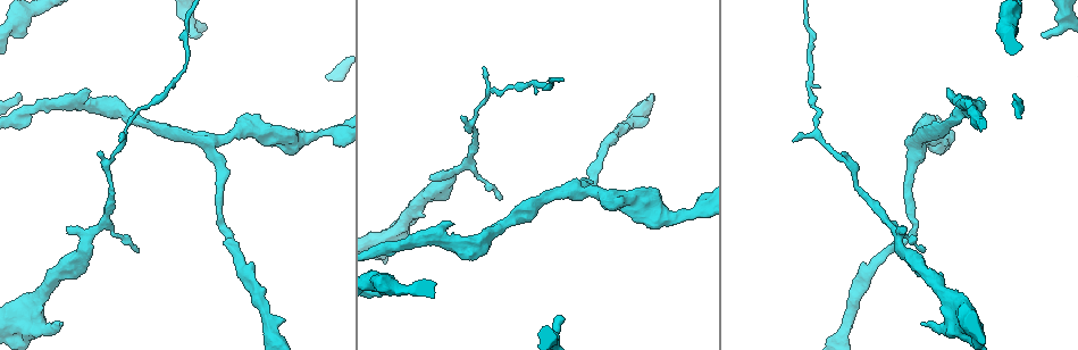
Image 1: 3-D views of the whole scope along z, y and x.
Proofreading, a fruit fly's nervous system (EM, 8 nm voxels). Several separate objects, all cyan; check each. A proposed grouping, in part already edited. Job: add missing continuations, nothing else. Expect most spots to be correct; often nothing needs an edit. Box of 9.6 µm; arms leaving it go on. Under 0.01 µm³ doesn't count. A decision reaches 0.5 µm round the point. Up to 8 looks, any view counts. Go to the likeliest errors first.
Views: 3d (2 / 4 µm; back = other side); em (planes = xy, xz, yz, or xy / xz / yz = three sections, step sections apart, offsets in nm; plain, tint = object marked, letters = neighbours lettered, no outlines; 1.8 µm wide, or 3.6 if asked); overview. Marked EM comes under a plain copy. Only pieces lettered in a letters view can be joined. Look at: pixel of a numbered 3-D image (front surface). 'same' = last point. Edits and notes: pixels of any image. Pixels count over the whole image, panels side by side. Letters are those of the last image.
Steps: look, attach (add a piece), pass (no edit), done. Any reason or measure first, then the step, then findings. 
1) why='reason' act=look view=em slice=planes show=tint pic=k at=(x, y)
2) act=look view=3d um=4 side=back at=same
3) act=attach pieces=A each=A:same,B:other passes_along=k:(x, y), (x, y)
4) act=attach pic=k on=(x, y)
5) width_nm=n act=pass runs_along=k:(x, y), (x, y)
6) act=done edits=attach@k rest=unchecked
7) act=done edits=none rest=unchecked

why='branch stops here' act=look view=3d um=2 pic=1 at=(196, 34)

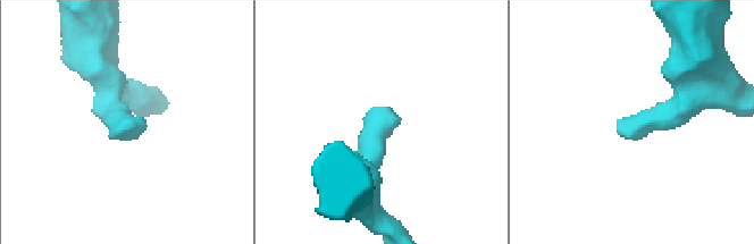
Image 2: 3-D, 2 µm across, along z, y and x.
why='now the EM' act=look view=em um=3.6 slice=planes show=tint pic=2 at=(127, 120)

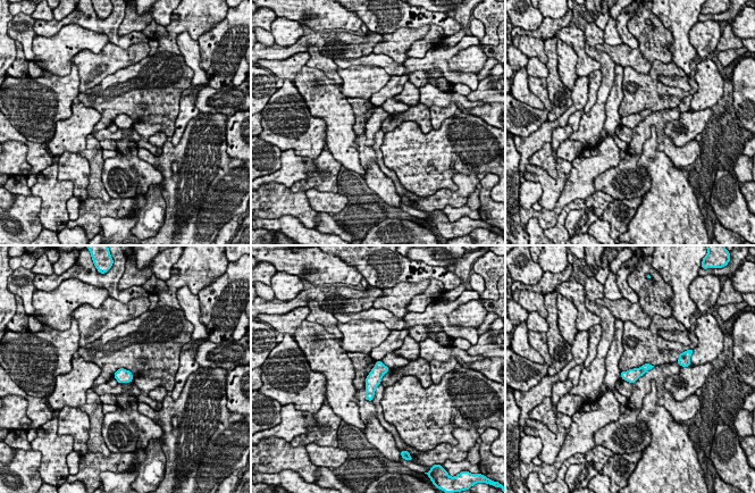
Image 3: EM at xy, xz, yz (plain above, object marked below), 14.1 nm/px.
act=look view=em um=3.6 slice=planes show=letters at=same

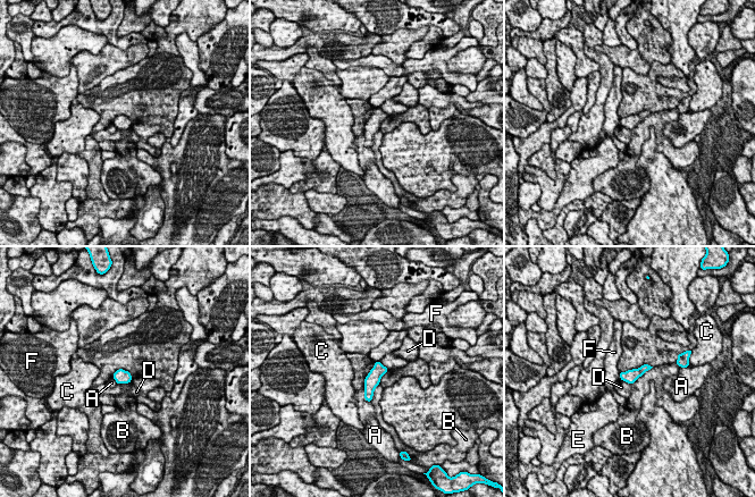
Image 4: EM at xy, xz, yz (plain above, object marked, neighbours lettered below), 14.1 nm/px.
longest_contact=B:400nm act=pass each=A:other,B:other,C:other,D:other,E:other,F:other border=4:(652, 367), (630, 384) found='no lettered piece goes on from it'

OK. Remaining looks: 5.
why='thick end' act=look view=em slice=planes show=tint pic=1 at=(89, 89)

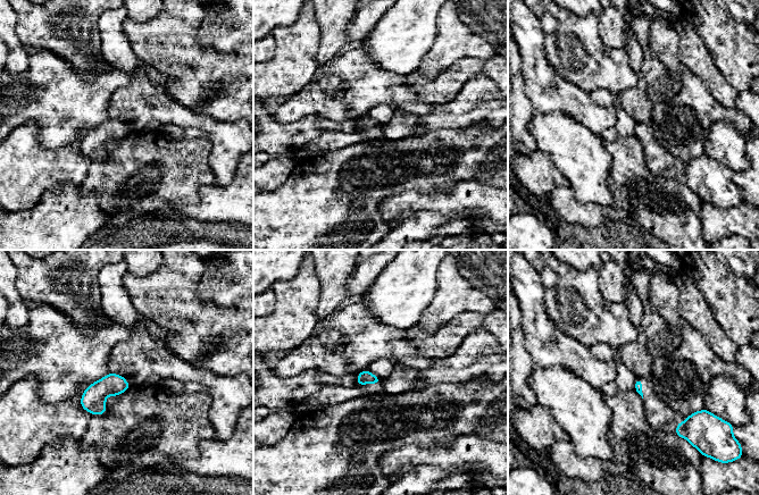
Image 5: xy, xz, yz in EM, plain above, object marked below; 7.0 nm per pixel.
act=look view=em slice=planes show=letters at=same

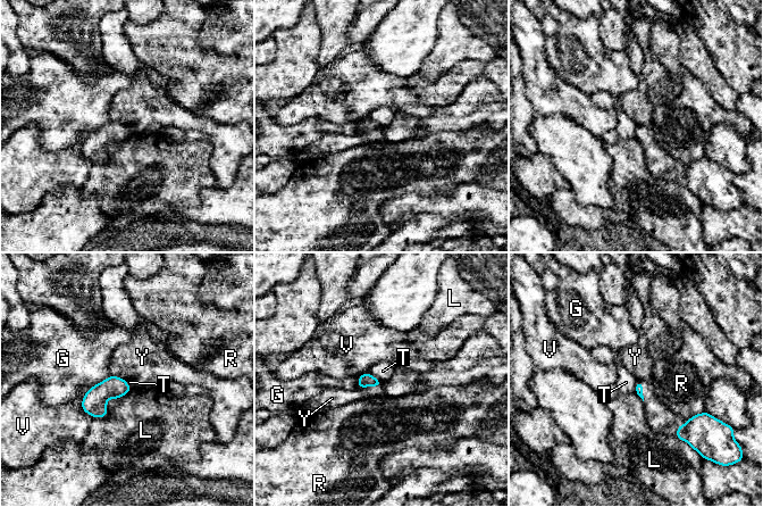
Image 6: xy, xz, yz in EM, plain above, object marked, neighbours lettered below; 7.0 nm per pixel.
act=pass each=G:other,L:other,R:other,T:other,V:other,Y:other border=6:(368, 372), (380, 381) found='none of them fits'

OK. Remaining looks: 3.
why='an open end' act=look view=3d um=4 side=back pic=1 at=(63, 322)

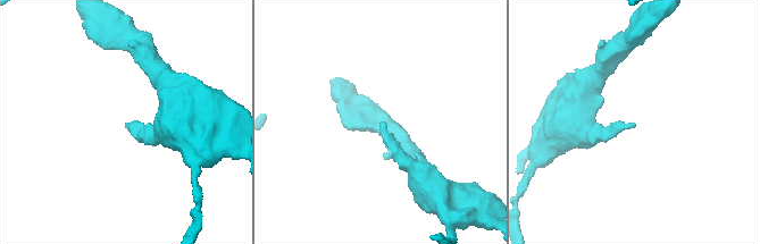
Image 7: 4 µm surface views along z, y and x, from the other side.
act=look view=em slice=yz step=8 show=letters pic=7 at=(382, 121)

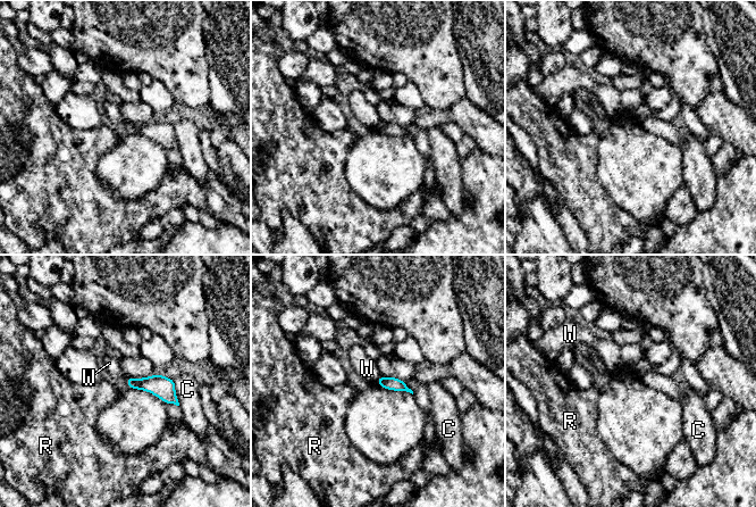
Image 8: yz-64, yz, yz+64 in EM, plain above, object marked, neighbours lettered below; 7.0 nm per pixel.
act=pass each=C:other,R:other,W:other border=8:(380, 375), (376, 381) found='no lettered piece goes on from it'

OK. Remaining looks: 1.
why='an open end' act=look view=em slice=yz step=8 show=letters pic=1 at=(121, 142)

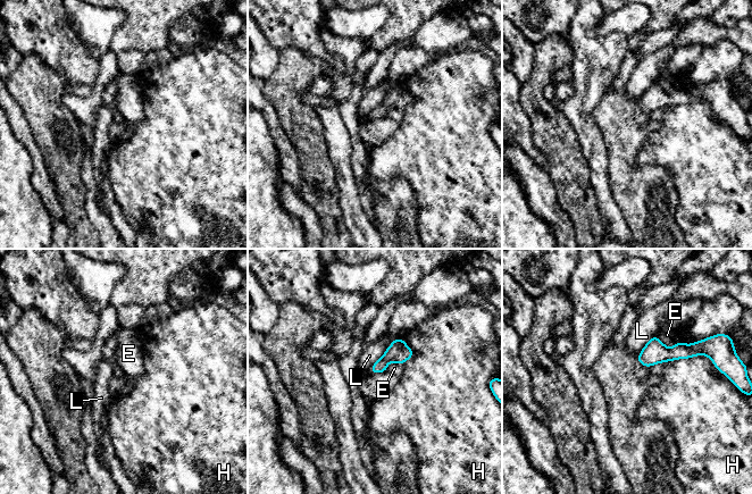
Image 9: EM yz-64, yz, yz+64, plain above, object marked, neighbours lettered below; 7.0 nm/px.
longest_contact=H:280nm act=pass each=E:other,H:other,L:other border=9:(656, 335), (667, 346), (677, 342) found='no lettered piece goes on from it'

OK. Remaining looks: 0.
act=done edits=none rest=unchecked

